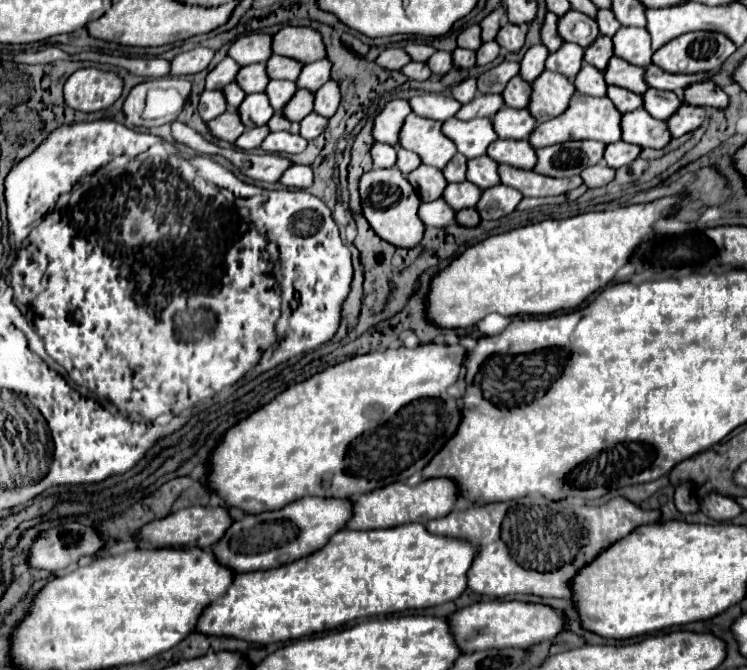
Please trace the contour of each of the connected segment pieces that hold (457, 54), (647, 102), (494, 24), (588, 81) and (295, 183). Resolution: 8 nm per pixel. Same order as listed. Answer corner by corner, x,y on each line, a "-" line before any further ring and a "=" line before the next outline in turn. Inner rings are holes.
456,48
452,52
452,60
454,60
454,66
458,66
458,68
472,68
474,62
476,62
476,52
474,50
464,50
464,48
=
648,88
648,92
644,92
644,110
652,118
668,120
668,116
672,116
680,106
682,100
674,92
660,92
656,88
=
498,8
498,10
490,12
490,14
480,22
480,28
482,28
480,38
482,38
482,42
496,38
496,32
498,32
498,28
500,28
500,24
502,24
502,16
504,16
504,10
=
584,64
584,68
580,68
580,72
574,78
574,88
576,88
576,92
586,94
586,96
604,96
606,82
598,68
=
292,166
284,172
284,176
280,176
278,180
282,186
288,186
288,188
300,188
300,190
306,190
312,186
312,168
310,166

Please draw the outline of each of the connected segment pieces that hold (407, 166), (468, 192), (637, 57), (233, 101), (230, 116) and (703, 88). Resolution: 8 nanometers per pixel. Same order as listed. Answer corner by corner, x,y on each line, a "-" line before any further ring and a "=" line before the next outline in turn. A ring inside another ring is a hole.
398,148
398,160
396,160
396,168
400,168
404,174
412,172
412,168
418,168
422,162
418,160
418,156
410,150
402,150
=
460,182
460,184
448,184
444,188
444,200
450,208
462,210
462,208
474,208
476,202
480,200
482,190
476,188
472,182
-
462,204
462,206
460,206
=
622,26
612,36
612,44
614,44
614,56
620,56
622,60
634,66
646,66
644,60
652,58
650,36
646,28
624,28
=
236,82
224,86
222,92
224,92
224,100
228,100
228,108
230,108
230,106
232,106
232,108
238,108
238,104
240,104
240,102
244,100
244,96
246,96
246,94
238,88
=
228,110
228,112
220,114
218,118
206,122
206,126
214,138
224,140
224,142
234,142
244,132
244,126
242,126
236,110
=
714,82
690,84
688,88
684,88
682,100
684,100
684,104
702,106
702,108
708,108
708,106
726,108
726,104
728,104
728,96

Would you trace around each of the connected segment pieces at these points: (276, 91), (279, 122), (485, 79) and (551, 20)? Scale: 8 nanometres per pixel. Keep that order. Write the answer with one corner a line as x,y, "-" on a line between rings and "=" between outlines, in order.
270,80
268,88
264,92
266,92
268,100
272,102
274,112
280,112
286,106
286,102
294,96
296,84
290,80
=
274,114
272,118
266,124
270,132
289,130
291,122
286,120
281,114
=
500,62
498,66
486,70
484,74
478,76
478,88
480,94
500,94
506,86
506,82
518,74
518,64
516,62
=
546,12
544,24
540,28
540,38
542,38
542,44
548,48
548,52
556,52
560,48
560,44
562,44
562,38
556,32
556,20
558,20
556,14

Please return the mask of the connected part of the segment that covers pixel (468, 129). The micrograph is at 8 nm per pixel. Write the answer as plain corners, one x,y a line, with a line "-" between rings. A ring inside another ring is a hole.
448,118
446,122
442,122
442,132
456,144
456,150
468,160
484,156
486,148
498,138
490,118
476,118
468,122

